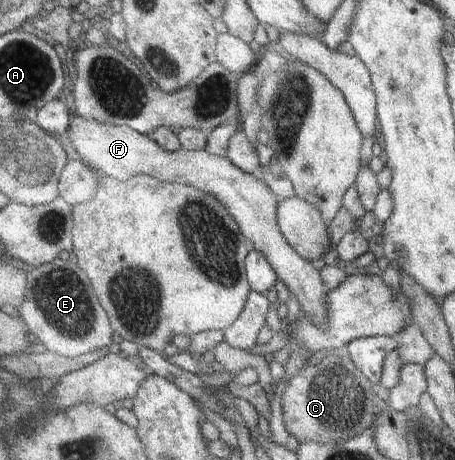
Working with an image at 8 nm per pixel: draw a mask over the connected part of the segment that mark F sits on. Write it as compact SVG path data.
M79 115L72 119L67 137L83 162L95 170L103 170L107 176L125 182L144 174L164 183L191 184L215 196L225 208L229 208L229 212L233 214L233 218L254 248L262 252L272 264L289 294L297 300L300 314L306 315L322 331L330 326L328 296L331 290L324 283L320 270L308 259L303 258L281 232L278 222L279 201L261 176L249 174L241 170L241 167L236 167L229 157L211 154L207 149L188 151L182 148L171 152L165 150L148 134L140 133L133 127L116 127Z

